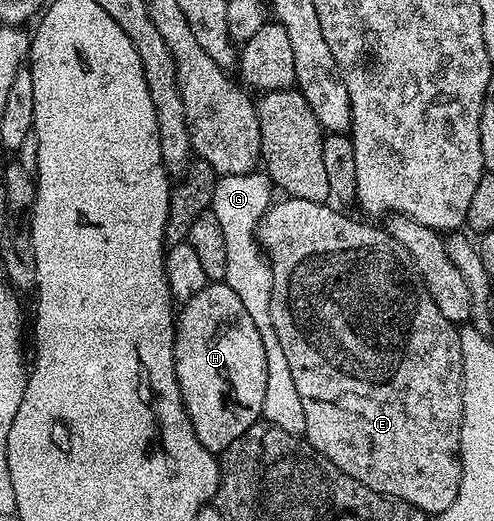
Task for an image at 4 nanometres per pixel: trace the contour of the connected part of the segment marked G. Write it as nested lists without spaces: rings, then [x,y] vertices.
[[[254,169],[238,175],[220,176],[215,185],[215,197],[211,209],[215,217],[219,217],[219,225],[223,229],[223,238],[227,244],[227,273],[223,282],[231,289],[235,289],[239,301],[243,301],[243,309],[247,309],[251,321],[255,321],[255,329],[259,329],[259,337],[263,341],[263,349],[267,357],[267,393],[263,393],[261,410],[264,422],[275,425],[279,429],[287,429],[287,433],[292,435],[304,436],[307,421],[303,417],[303,401],[299,401],[295,380],[291,378],[287,357],[283,357],[283,349],[279,346],[275,325],[271,325],[273,274],[269,268],[269,260],[262,251],[260,243],[257,242],[257,226],[269,212],[274,199],[275,188],[272,179],[268,174]]]

